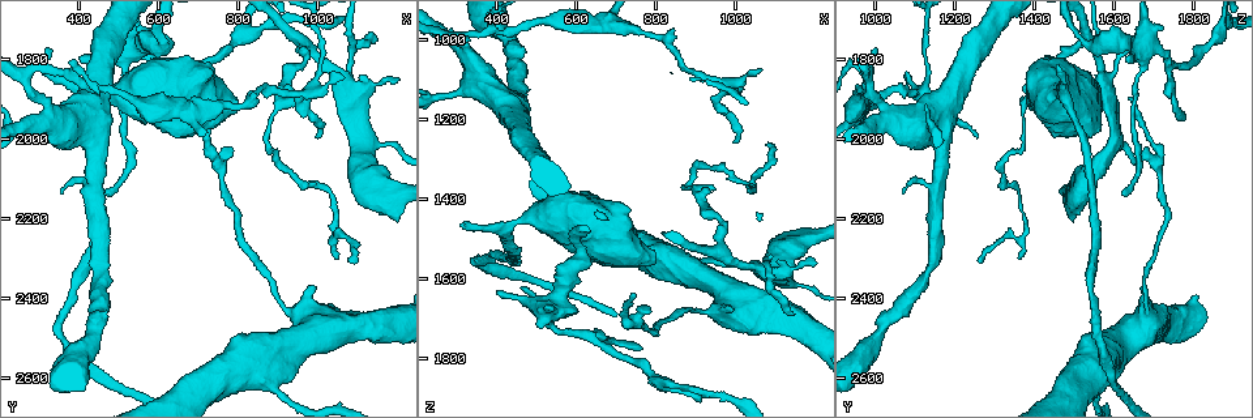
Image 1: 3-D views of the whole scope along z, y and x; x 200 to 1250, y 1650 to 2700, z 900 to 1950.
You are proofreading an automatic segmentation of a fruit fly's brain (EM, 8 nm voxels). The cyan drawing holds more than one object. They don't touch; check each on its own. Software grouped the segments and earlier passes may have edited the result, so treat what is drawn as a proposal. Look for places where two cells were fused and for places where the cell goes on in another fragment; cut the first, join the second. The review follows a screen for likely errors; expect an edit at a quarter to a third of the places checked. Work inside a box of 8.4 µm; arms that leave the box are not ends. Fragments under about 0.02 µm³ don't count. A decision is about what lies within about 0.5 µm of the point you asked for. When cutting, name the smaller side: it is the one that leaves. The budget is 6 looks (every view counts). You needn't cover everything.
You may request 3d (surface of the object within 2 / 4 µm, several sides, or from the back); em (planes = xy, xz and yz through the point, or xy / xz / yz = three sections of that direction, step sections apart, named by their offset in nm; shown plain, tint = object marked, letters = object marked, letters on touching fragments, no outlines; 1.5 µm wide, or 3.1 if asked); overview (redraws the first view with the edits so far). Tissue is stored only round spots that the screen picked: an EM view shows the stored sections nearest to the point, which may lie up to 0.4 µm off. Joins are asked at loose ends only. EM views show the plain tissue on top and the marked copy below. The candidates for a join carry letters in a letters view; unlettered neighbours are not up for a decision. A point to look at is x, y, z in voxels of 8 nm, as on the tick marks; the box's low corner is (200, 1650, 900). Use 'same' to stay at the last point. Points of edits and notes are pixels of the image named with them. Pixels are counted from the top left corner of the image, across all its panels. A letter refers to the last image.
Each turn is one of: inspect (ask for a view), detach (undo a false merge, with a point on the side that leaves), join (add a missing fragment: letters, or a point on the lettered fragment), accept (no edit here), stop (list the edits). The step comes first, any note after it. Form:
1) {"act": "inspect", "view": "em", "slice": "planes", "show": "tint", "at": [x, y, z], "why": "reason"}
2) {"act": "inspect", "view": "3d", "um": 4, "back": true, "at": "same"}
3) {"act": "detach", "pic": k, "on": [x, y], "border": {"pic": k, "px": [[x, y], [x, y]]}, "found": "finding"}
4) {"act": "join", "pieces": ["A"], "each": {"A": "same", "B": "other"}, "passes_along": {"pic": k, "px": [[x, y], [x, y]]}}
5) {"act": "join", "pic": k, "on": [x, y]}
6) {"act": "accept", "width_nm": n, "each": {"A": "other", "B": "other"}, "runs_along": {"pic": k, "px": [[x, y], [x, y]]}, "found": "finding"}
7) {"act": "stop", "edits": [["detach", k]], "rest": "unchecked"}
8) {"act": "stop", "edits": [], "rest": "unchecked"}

{"act": "inspect", "view": "3d", "um": 2, "at": [985, 2365, 1680], "why": "an open end"}

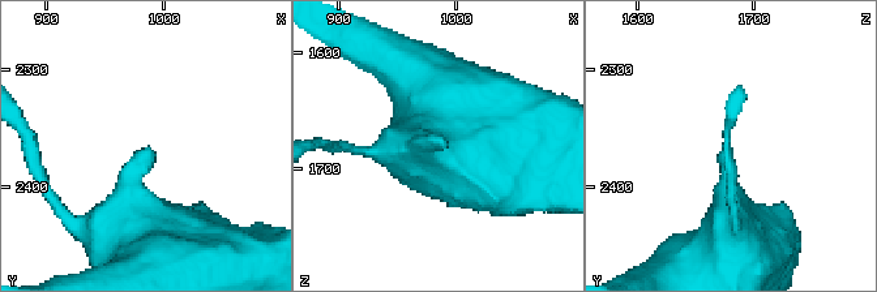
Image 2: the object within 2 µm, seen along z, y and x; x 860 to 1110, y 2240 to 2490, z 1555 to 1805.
{"act": "inspect", "view": "em", "slice": "xy", "step": 8, "show": "tint", "at": [992, 2366, 1676]}

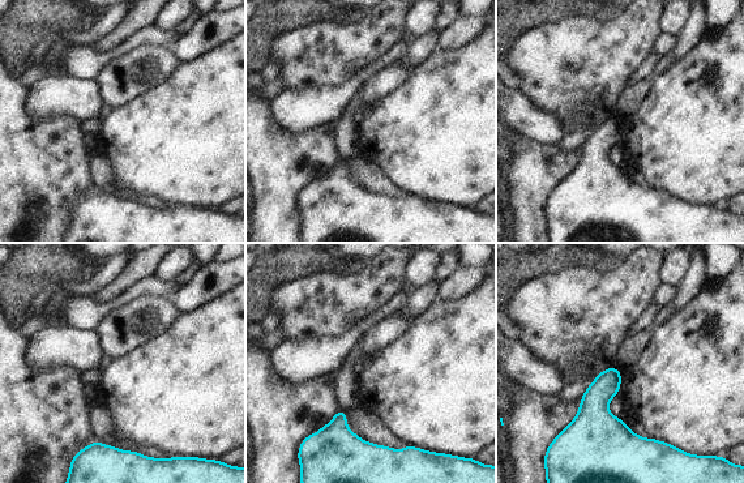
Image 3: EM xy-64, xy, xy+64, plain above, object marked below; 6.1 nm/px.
{"act": "inspect", "view": "em", "slice": "planes", "show": "letters", "at": "same"}

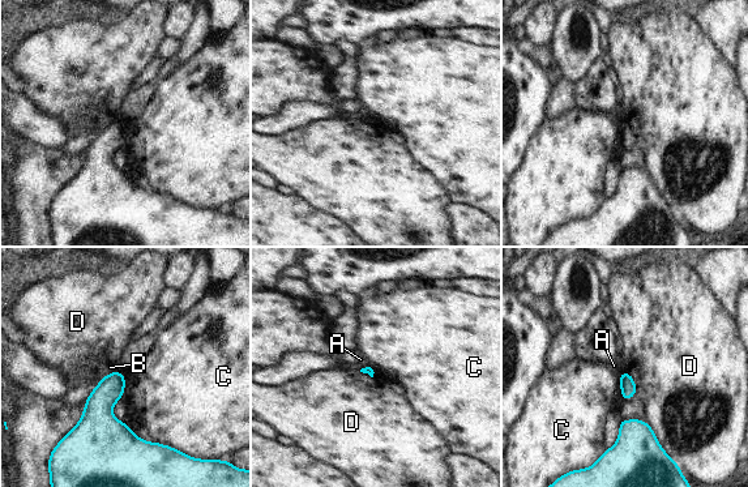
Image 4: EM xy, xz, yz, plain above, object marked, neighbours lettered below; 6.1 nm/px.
{"act": "accept", "longest_contact_nm": ["D", 240], "each": {"A": "other", "B": "other", "C": "other", "D": "other"}, "border": {"pic": 4, "px": [[619, 375], [622, 401]]}, "found": "none of them fits"}

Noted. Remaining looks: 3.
{"act": "inspect", "view": "em", "slice": "planes", "show": "tint", "at": [315, 1815, 1460]}

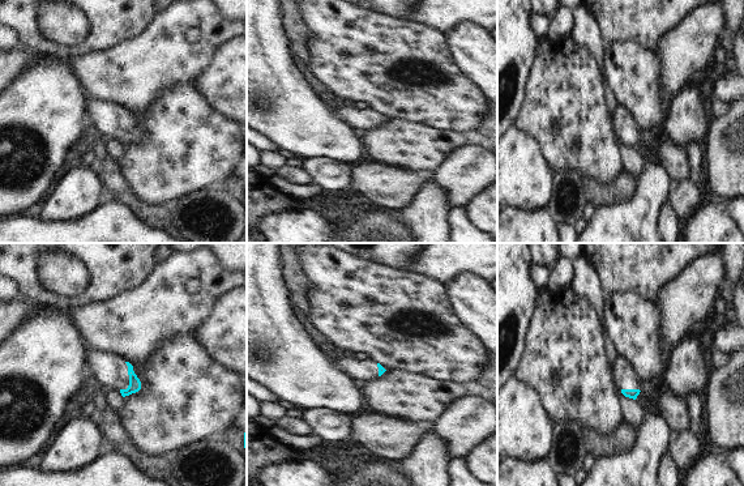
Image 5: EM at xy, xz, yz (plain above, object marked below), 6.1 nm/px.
{"act": "inspect", "view": "em", "slice": "planes", "show": "letters", "at": "same"}

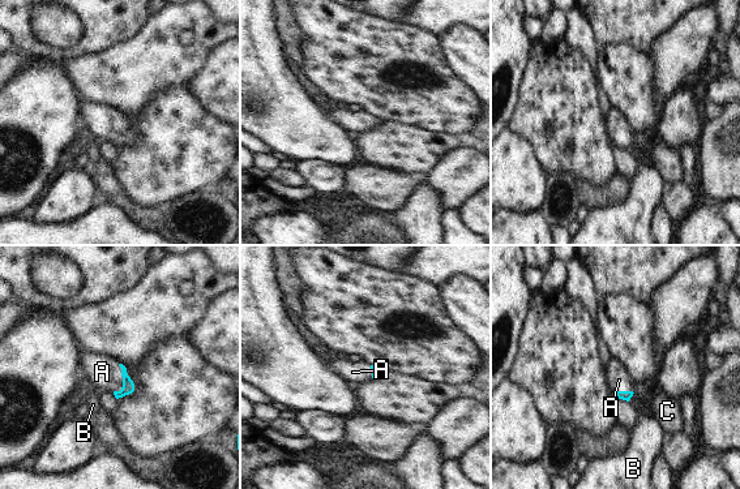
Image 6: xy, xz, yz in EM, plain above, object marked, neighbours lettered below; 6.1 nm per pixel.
{"act": "join", "pieces": ["A"], "longest_contact_nm": ["A", 180], "each": {"A": "same", "B": "other", "C": "other"}, "found": "the cell continues"}

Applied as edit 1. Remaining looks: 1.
{"act": "stop", "edits": [["join", 6]], "rest": "unchecked"}

